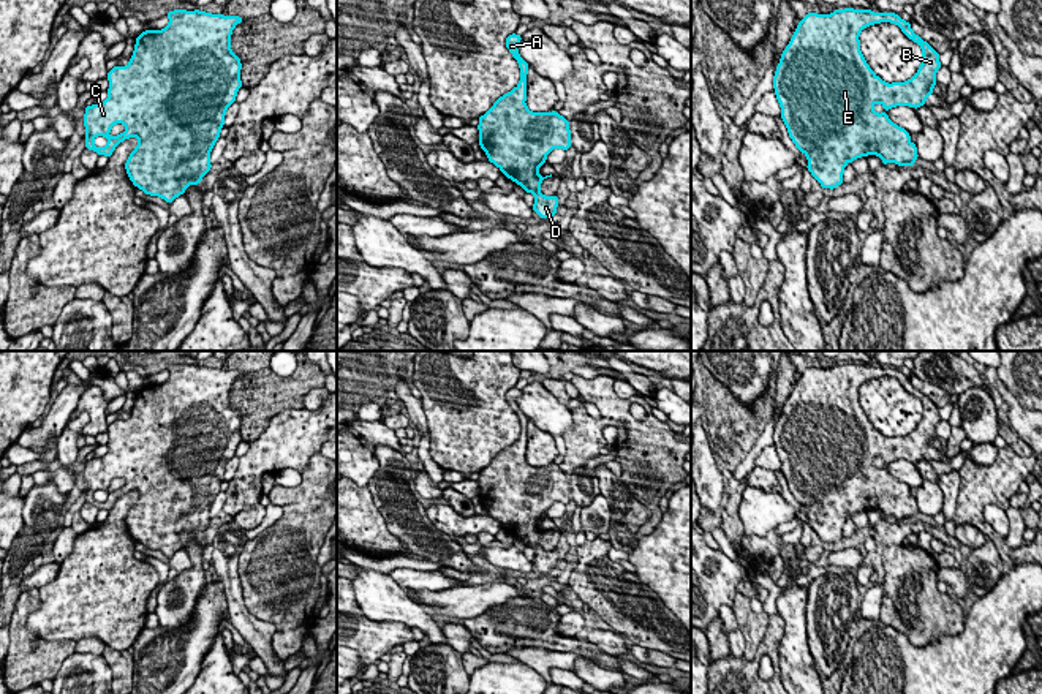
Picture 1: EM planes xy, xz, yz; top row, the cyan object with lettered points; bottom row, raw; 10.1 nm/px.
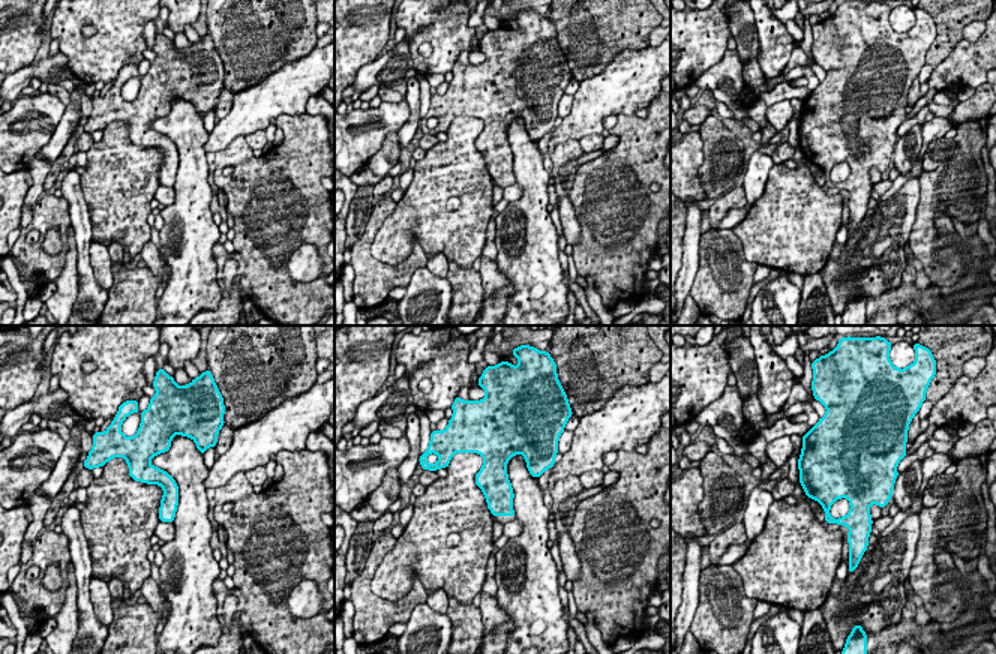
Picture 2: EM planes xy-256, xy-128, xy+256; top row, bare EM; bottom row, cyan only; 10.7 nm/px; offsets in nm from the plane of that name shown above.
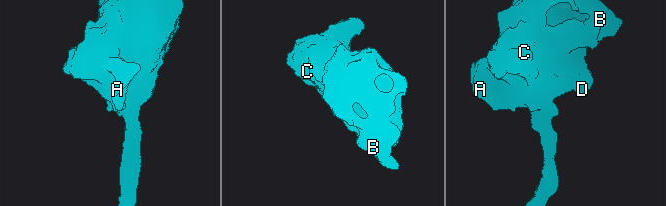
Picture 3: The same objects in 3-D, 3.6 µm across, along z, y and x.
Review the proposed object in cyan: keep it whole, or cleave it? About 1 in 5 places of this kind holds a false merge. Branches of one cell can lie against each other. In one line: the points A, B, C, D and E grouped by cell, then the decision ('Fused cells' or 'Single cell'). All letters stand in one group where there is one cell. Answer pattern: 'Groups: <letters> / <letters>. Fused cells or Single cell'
Groups: A B C D E. Single cell

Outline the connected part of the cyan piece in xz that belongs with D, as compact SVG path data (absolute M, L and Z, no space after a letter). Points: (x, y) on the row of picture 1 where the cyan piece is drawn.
M515 33L506 38L506 47L520 66L520 82L479 117L479 145L503 175L534 194L533 210L539 218L552 218L558 198L539 191L542 180L552 174L542 177L538 169L547 163L546 157L555 147L571 147L571 130L568 119L558 112L531 112L527 107L528 63L517 51L520 41L522 36Z

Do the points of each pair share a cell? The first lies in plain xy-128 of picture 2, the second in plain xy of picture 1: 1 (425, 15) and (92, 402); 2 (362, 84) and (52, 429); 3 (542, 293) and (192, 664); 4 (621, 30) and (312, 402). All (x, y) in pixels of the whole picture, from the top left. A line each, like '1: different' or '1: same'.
1: same
2: same
3: different
4: different

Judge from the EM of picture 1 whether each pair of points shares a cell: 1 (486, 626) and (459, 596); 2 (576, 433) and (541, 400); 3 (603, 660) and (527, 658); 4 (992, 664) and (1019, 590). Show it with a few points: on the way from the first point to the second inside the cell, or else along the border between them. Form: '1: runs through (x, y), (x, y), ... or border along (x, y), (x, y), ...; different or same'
1: border along (509, 598), (464, 620); different
2: border along (571, 410), (571, 426), (562, 435); different
3: runs through (584, 655), (546, 658); same
4: runs through (992, 645), (995, 620), (1004, 609); same

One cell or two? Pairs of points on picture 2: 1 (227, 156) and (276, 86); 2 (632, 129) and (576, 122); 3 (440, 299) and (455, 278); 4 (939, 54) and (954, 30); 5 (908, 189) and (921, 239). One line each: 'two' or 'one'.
1: two
2: two
3: two
4: one
5: two

